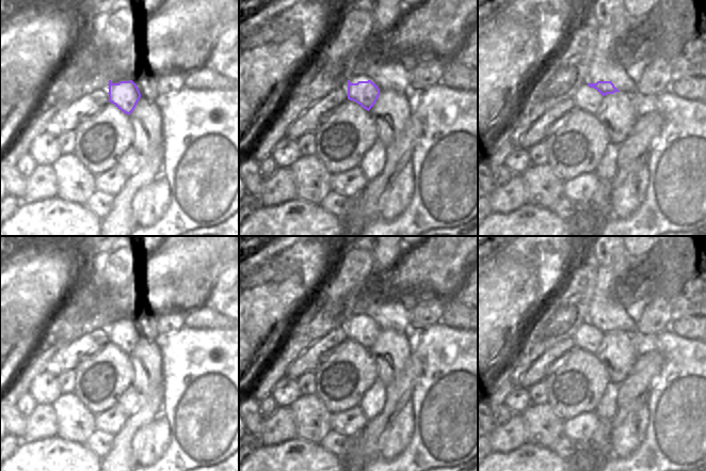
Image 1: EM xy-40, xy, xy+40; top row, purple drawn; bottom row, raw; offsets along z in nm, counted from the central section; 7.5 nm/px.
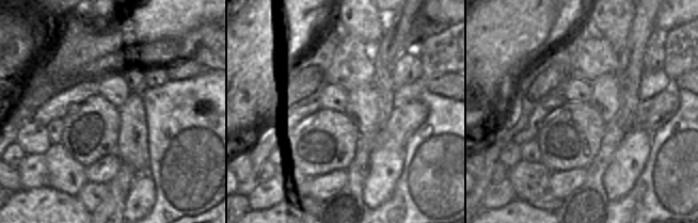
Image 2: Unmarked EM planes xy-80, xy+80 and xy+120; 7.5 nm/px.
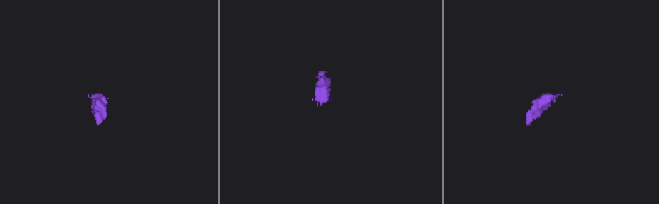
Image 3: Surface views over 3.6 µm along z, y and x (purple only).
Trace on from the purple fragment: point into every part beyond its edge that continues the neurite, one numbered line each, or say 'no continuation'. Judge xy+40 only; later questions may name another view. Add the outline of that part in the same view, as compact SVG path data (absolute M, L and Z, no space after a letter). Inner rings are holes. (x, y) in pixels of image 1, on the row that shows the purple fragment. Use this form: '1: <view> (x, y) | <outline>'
1: xy+40 (587, 98) | M587 83L580 85L574 95L576 109L585 111L592 115L597 113L603 99L604 96L594 88L590 88Z

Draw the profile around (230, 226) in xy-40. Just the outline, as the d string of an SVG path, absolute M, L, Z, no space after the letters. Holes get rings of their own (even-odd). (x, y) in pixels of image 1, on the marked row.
M239 211L230 216L221 224L216 224L214 226L206 226L204 229L193 229L191 231L187 231L180 236L239 236Z

